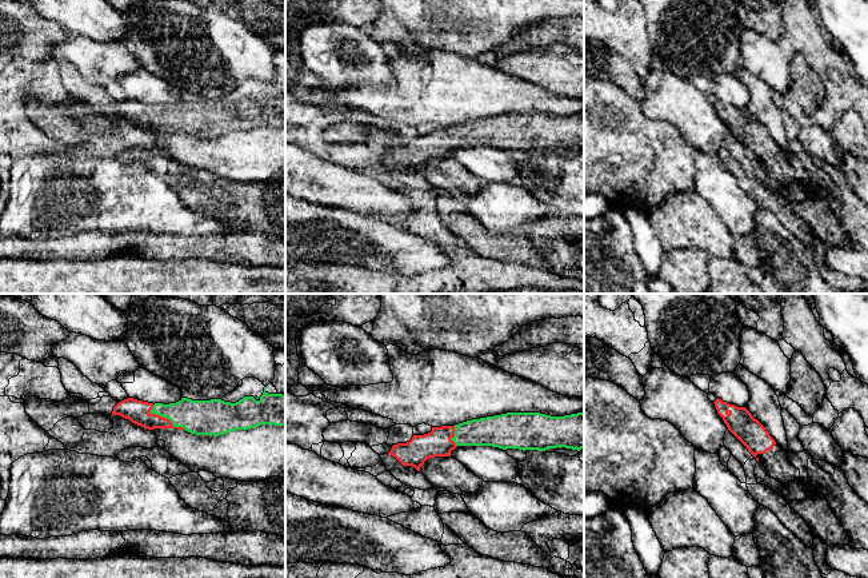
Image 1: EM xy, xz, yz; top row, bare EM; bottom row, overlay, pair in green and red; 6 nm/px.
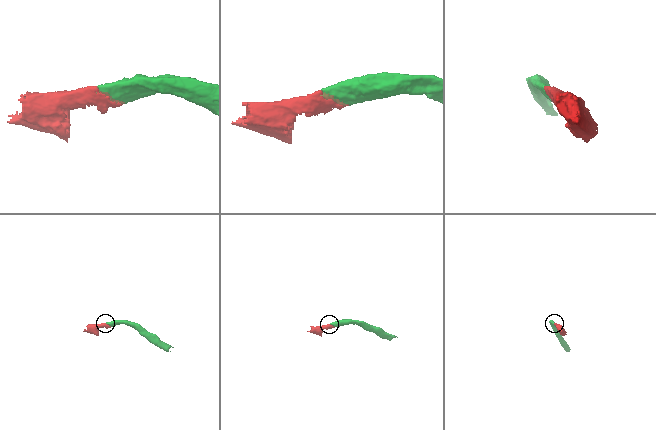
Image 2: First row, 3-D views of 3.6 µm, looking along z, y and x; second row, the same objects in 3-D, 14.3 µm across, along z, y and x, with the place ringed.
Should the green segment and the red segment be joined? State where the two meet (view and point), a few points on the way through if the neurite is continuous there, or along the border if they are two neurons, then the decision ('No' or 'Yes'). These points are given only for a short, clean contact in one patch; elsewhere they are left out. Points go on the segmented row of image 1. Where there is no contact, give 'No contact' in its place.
Touches green at xy (166, 417). Yes

